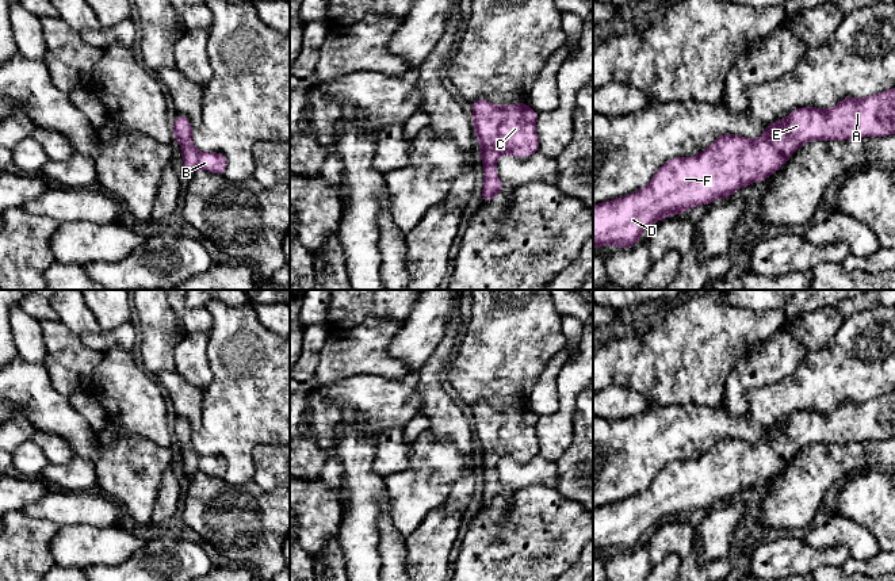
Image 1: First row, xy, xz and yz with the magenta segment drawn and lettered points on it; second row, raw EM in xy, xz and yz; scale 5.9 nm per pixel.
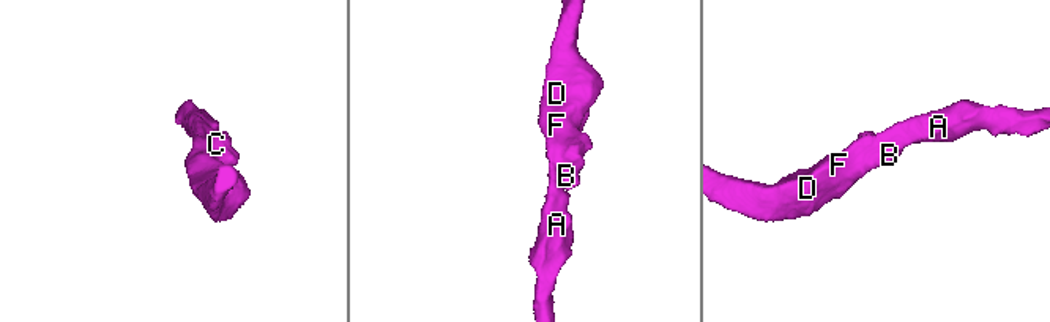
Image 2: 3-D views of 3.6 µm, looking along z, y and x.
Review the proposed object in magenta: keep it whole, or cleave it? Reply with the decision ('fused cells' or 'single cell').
single cell

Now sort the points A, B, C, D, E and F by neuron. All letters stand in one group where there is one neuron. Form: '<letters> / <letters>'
A B C D E F

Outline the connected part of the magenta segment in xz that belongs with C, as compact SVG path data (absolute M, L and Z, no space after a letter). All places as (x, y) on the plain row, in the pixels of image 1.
M479 401L473 406L474 439L479 443L478 455L485 467L483 507L492 505L496 497L505 494L496 475L501 458L524 462L539 454L538 420L539 416L531 413L527 405L494 409Z

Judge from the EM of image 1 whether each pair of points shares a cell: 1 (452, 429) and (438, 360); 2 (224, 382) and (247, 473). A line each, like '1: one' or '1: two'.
1: one
2: one

